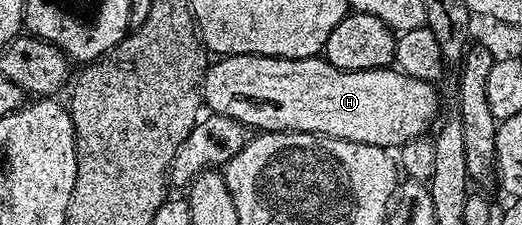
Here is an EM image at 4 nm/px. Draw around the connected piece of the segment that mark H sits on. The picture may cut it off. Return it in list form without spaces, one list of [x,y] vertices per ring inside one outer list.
[[[320,55],[302,60],[222,56],[205,70],[203,104],[210,113],[235,118],[258,133],[314,132],[397,150],[409,140],[424,137],[438,123],[433,87],[430,81],[411,78],[393,66],[344,72]]]

